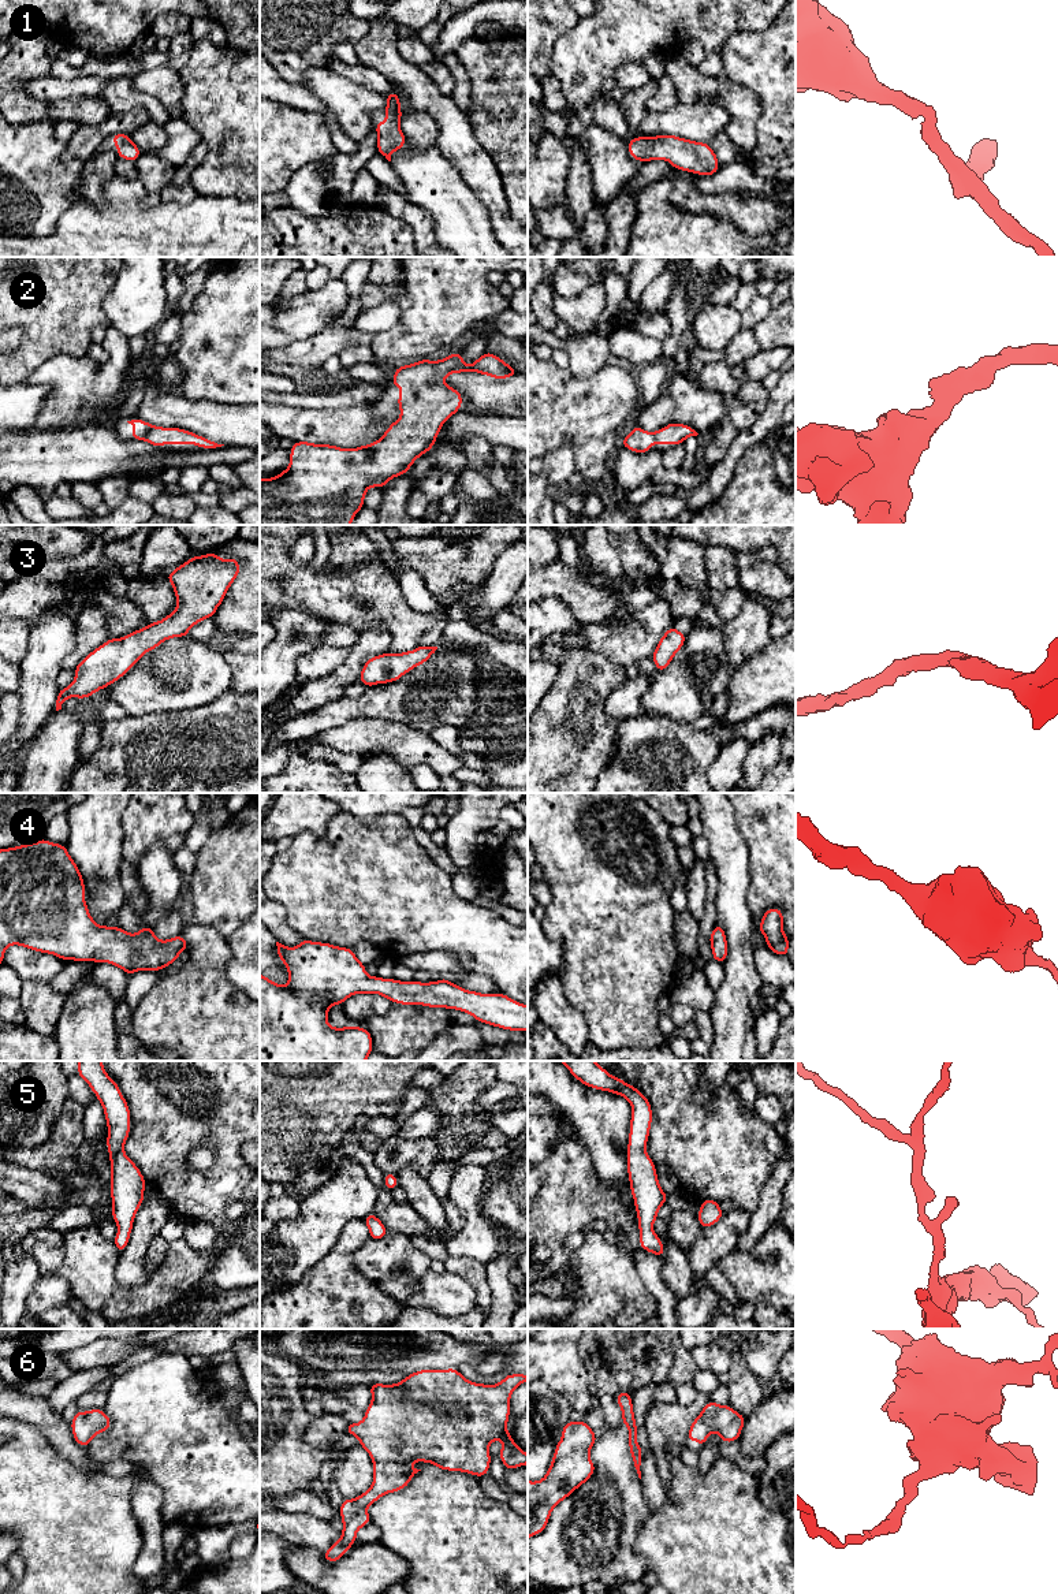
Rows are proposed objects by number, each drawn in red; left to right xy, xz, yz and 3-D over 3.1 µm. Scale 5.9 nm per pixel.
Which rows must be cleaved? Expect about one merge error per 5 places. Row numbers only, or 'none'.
none

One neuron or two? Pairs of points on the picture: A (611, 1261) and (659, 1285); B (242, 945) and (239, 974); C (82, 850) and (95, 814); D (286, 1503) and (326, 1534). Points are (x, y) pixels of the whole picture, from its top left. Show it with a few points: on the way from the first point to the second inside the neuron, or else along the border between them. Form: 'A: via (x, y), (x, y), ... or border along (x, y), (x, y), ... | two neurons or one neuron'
A: border along (634, 1252), (640, 1278), (654, 1296), (656, 1304) | two neurons
B: via (242, 952), (242, 967) | one neuron
C: via (92, 841), (95, 838), (95, 823) | one neuron
D: border along (274, 1507), (290, 1512), (308, 1512), (330, 1520) | two neurons

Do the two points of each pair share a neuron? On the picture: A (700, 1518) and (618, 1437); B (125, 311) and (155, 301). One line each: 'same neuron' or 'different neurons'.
A: different neurons
B: same neuron

